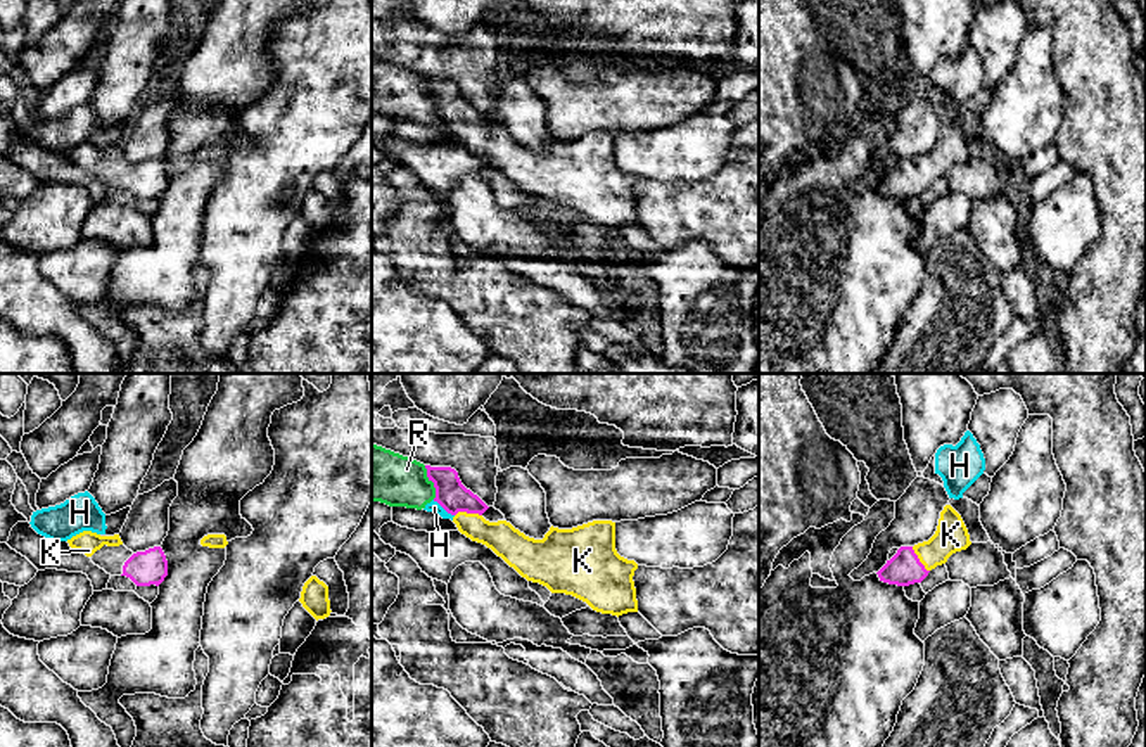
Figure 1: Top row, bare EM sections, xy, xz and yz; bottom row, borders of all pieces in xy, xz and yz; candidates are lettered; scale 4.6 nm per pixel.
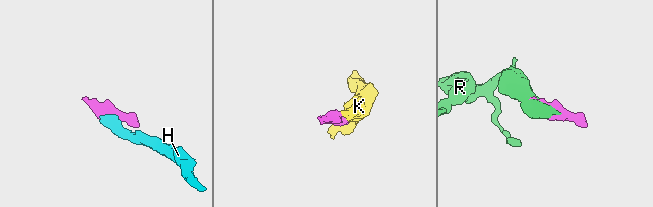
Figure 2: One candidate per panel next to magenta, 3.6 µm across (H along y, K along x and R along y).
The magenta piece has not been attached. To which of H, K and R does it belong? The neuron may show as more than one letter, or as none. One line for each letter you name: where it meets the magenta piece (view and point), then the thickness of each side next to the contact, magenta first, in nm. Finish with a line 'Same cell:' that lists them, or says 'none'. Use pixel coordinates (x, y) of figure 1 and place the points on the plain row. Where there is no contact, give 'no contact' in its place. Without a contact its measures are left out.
K: contact xz (467, 125); calibres 150 and 150 nm
Same cell: K

